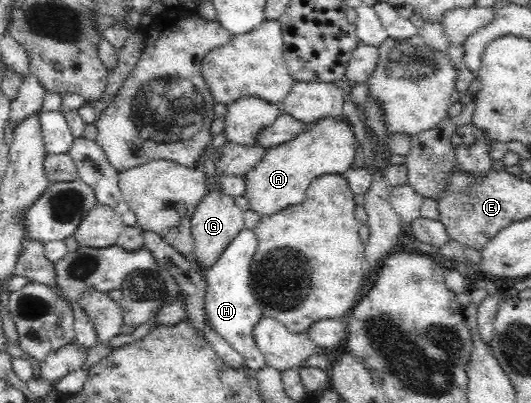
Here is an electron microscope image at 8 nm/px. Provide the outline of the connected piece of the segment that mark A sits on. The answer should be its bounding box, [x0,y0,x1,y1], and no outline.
[243,117,358,217]

